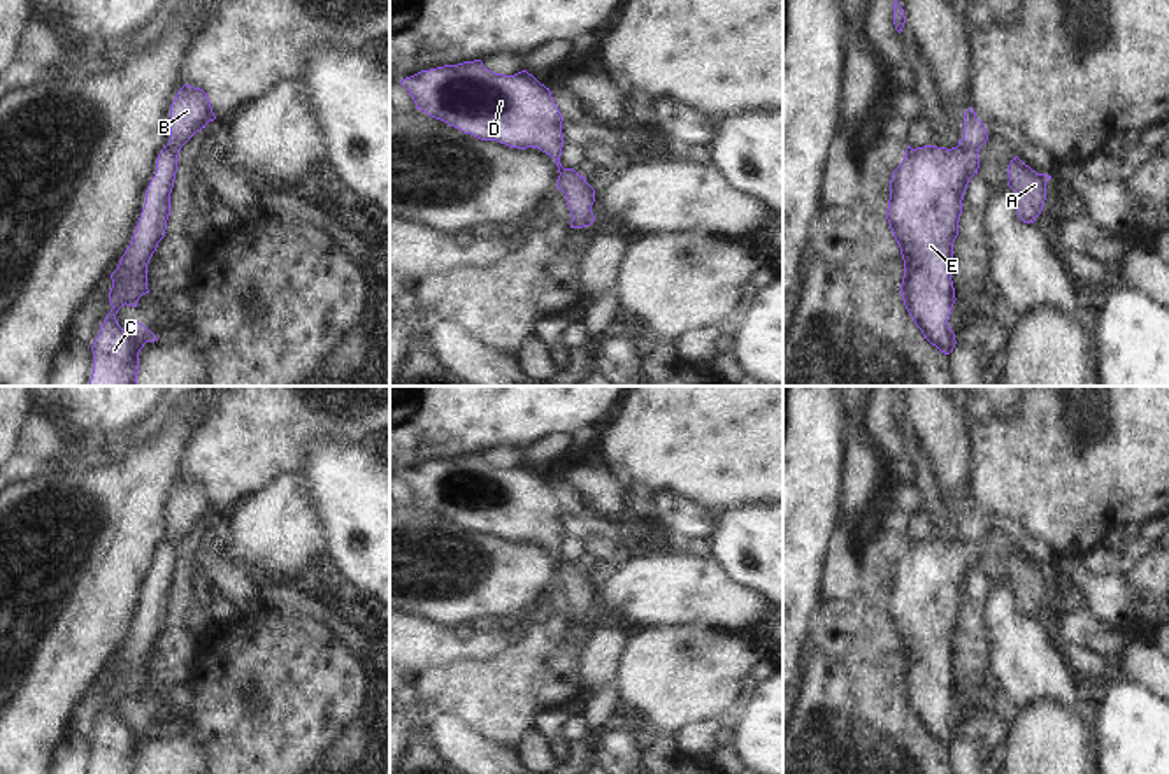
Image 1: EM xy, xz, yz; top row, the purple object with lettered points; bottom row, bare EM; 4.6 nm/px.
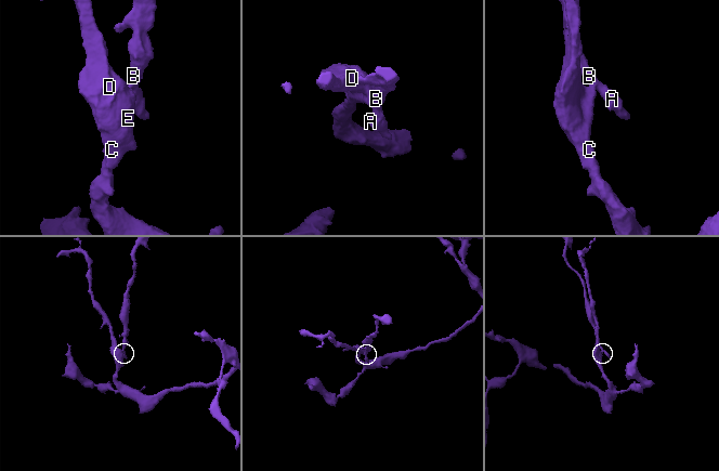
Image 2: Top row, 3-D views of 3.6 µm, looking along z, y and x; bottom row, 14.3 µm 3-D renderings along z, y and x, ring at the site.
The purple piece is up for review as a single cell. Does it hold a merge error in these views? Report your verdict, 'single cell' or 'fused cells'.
fused cells

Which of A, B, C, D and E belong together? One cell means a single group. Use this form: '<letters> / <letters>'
A B / C D E

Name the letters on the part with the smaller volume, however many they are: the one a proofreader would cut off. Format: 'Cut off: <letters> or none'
Cut off: A, B

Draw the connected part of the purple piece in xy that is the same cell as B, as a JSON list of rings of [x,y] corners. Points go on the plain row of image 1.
[[[184,477],[170,498],[170,534],[167,539],[179,546],[197,525],[214,512],[207,486]]]

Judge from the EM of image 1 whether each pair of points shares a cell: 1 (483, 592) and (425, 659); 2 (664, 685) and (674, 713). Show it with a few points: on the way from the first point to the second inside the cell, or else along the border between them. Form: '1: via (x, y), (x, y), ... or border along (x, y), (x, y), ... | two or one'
1: border along (413, 613), (464, 630) | two
2: via (667, 692), (669, 706) | one

